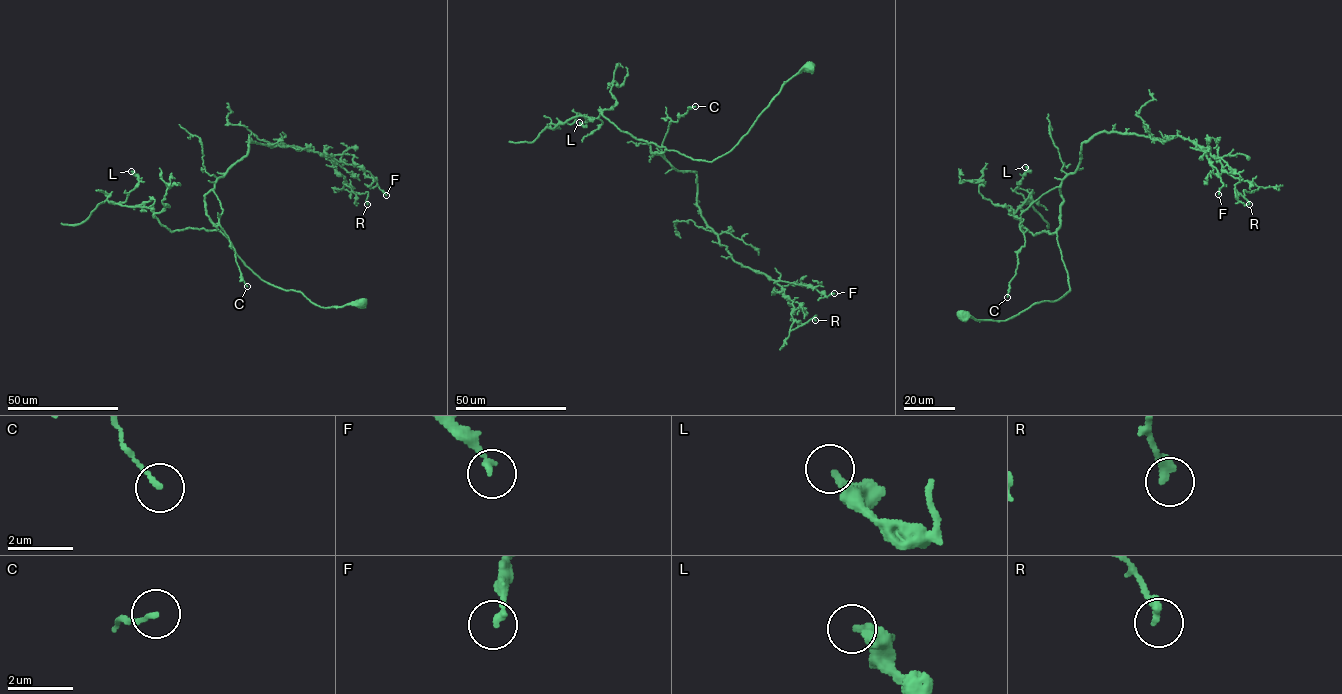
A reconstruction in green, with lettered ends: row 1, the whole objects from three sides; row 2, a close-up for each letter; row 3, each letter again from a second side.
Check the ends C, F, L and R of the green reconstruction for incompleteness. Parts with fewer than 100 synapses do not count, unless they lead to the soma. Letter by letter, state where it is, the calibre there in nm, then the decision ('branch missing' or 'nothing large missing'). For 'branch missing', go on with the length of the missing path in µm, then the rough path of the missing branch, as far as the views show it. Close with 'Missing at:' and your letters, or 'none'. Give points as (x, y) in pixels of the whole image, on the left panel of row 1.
C: place (247, 286); calibre 140 nm; nothing large missing
F: place (386, 195); calibre 200 nm; nothing large missing
L: place (131, 171); calibre 260 nm; nothing large missing
R: place (367, 204); calibre 280 nm; nothing large missing
Missing at: none

